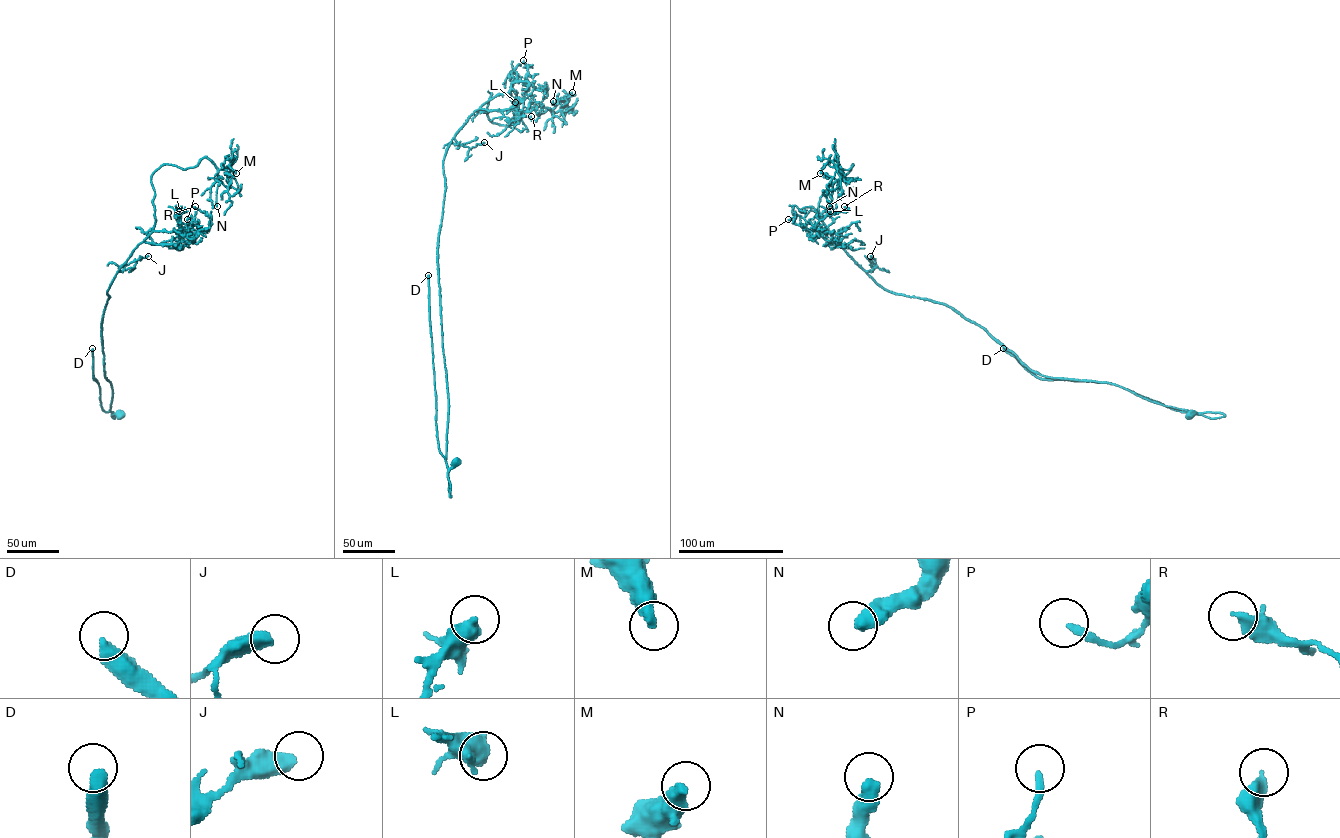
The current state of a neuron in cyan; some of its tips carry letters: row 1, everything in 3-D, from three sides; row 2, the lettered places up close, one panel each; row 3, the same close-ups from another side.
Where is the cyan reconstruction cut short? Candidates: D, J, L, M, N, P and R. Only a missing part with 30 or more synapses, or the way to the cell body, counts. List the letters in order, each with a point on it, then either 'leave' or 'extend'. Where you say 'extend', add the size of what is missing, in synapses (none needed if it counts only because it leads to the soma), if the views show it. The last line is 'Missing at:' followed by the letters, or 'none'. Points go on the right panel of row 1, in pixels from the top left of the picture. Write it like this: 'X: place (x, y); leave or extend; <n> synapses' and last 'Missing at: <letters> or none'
D: place (1003, 348); extend; 1500 synapses
J: place (870, 256); leave
L: place (830, 211); leave
M: place (820, 173); leave
N: place (829, 206); leave
P: place (788, 219); leave
R: place (844, 206); leave
Missing at: D

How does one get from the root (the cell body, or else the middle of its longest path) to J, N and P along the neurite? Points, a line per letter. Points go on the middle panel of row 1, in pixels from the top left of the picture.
J: (455, 462), (447, 473), (450, 497), (437, 259), (443, 161), (453, 138), (470, 148), (484, 142)
N: (455, 462), (450, 497), (446, 150), (490, 90), (501, 125), (534, 105), (554, 117), (553, 101)
P: (455, 462), (447, 473), (450, 497), (437, 259), (443, 161), (475, 111), (512, 83), (526, 83), (523, 60)

